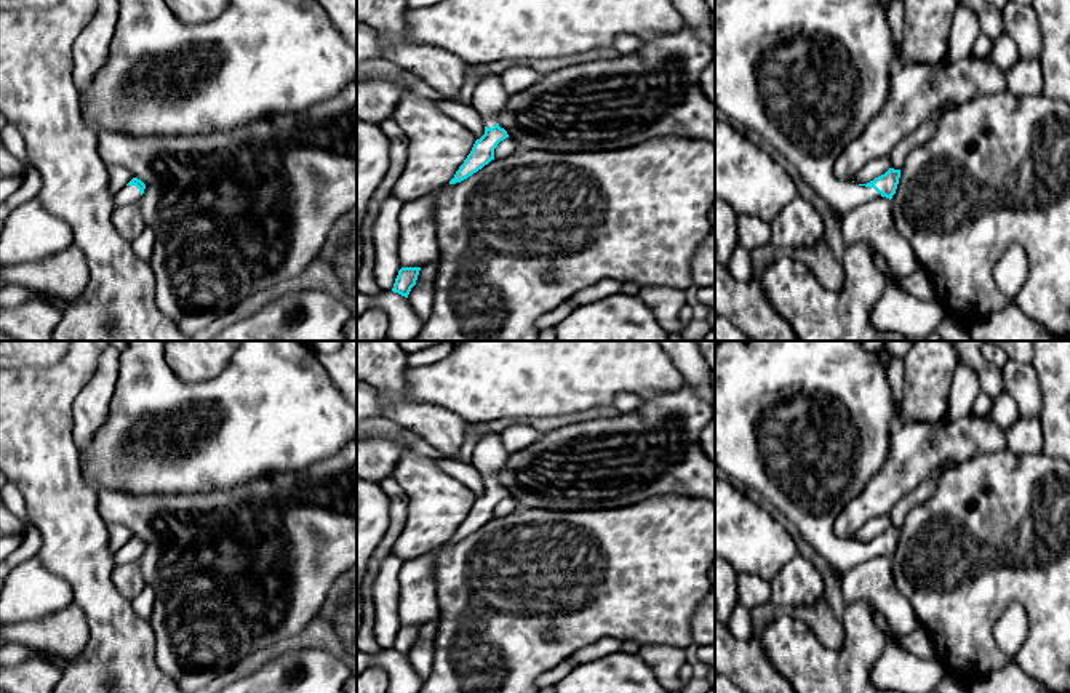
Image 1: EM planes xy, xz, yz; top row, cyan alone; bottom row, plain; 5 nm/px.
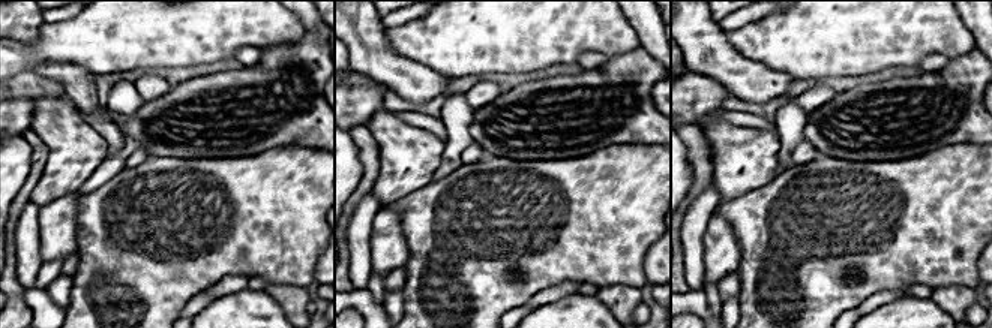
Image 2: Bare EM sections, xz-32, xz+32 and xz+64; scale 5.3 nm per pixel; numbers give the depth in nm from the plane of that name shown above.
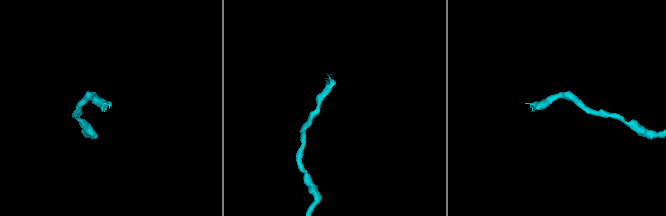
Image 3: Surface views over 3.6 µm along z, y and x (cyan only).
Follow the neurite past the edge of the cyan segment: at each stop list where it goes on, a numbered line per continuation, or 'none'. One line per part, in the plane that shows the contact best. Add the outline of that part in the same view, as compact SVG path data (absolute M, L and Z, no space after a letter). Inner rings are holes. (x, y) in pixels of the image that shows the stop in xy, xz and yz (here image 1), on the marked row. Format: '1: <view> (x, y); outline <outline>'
1: yz (808, 76); outline M715 0L715 106L733 125L771 142L840 216L881 197L873 187L841 181L835 163L884 106L897 66L880 0Z

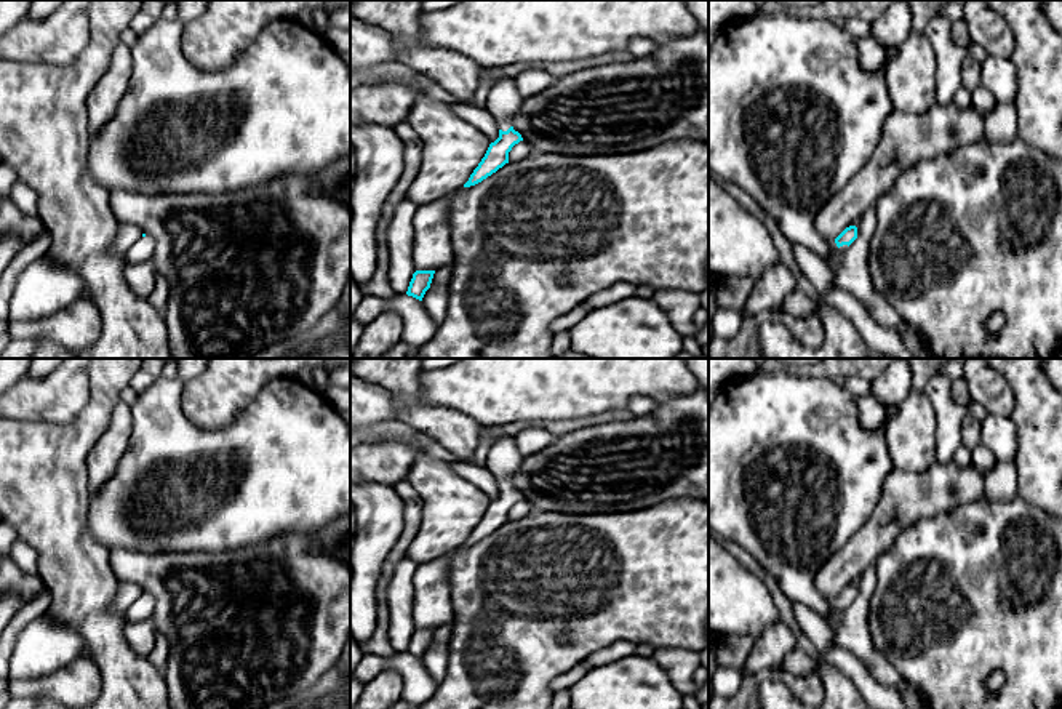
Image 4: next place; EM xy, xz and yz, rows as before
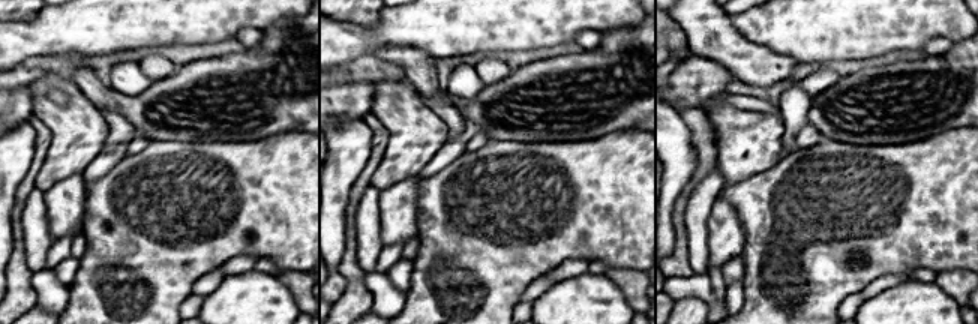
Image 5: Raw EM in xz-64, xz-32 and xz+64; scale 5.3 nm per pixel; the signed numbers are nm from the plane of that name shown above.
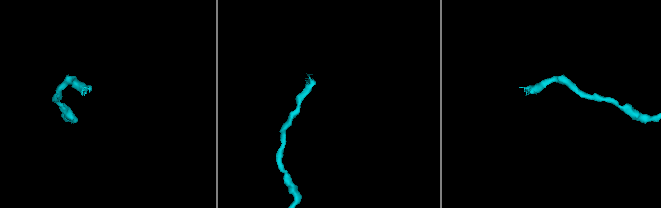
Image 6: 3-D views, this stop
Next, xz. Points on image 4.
1: xz (503, 103); outline M499 78L488 91L485 109L494 118L499 130L507 131L518 114L523 98L513 78Z

